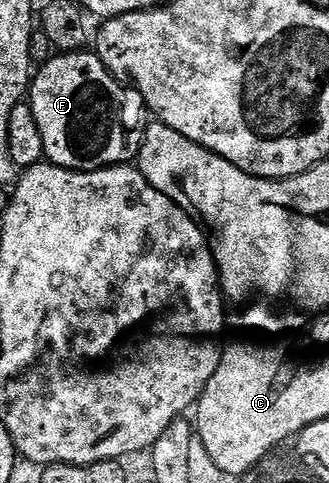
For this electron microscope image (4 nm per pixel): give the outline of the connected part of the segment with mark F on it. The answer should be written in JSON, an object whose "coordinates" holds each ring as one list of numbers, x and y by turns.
{"coordinates":[[93,50,53,54,53,57,51,57,50,60,38,70,38,72,36,69,35,75,32,77,29,85,27,103,35,114,35,122,39,122,39,134,43,138,43,150,45,151,44,159,50,164,54,164,60,168,66,168,72,172,98,172,100,168,111,168,124,165,126,163,125,124,121,121,121,88,123,89,122,81,110,74,107,70,107,66,103,66,103,62,97,56,96,51]]}

